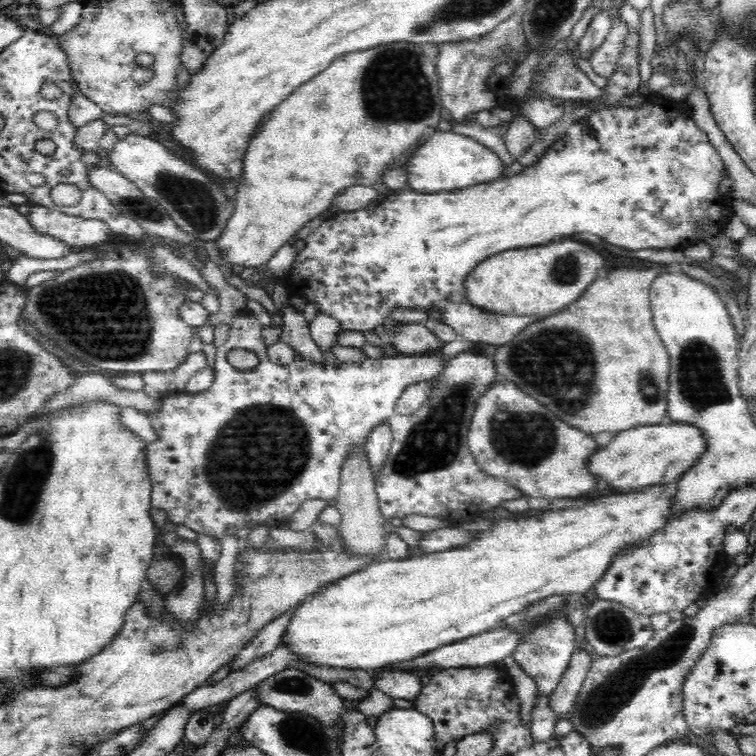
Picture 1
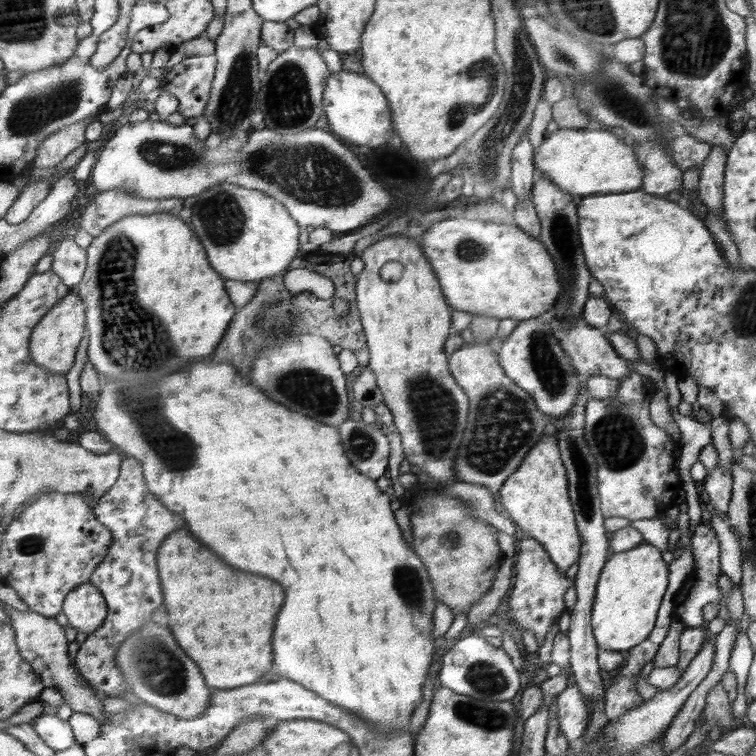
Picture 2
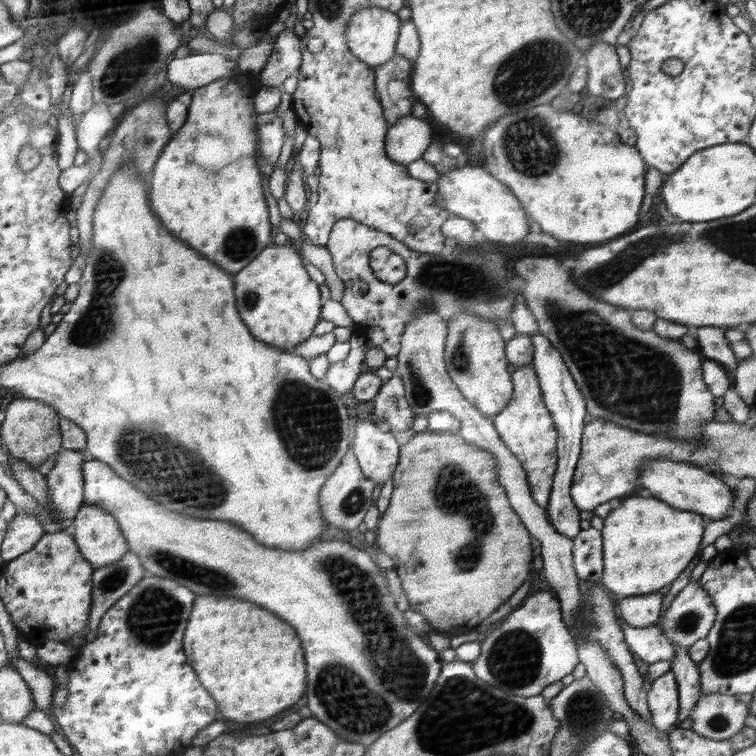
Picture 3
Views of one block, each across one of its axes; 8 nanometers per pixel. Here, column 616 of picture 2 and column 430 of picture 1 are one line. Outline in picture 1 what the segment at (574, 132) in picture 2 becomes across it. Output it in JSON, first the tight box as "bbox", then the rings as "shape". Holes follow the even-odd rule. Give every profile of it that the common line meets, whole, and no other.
{"bbox":[410,130,503,192],"shape":[[[433,130],[424,146],[410,158],[410,188],[418,192],[452,191],[488,183],[503,174],[503,163],[490,148],[471,137],[453,131]]]}

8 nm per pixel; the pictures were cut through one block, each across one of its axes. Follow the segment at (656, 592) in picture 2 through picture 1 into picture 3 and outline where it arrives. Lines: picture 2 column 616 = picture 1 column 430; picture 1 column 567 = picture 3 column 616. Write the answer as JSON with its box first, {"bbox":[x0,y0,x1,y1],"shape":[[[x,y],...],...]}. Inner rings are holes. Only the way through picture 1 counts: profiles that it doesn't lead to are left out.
{"bbox":[600,492,704,598],"shape":[[[644,492],[621,500],[621,506],[612,509],[603,523],[604,570],[600,582],[621,598],[652,594],[672,584],[698,552],[704,532],[698,514],[676,510]]]}

